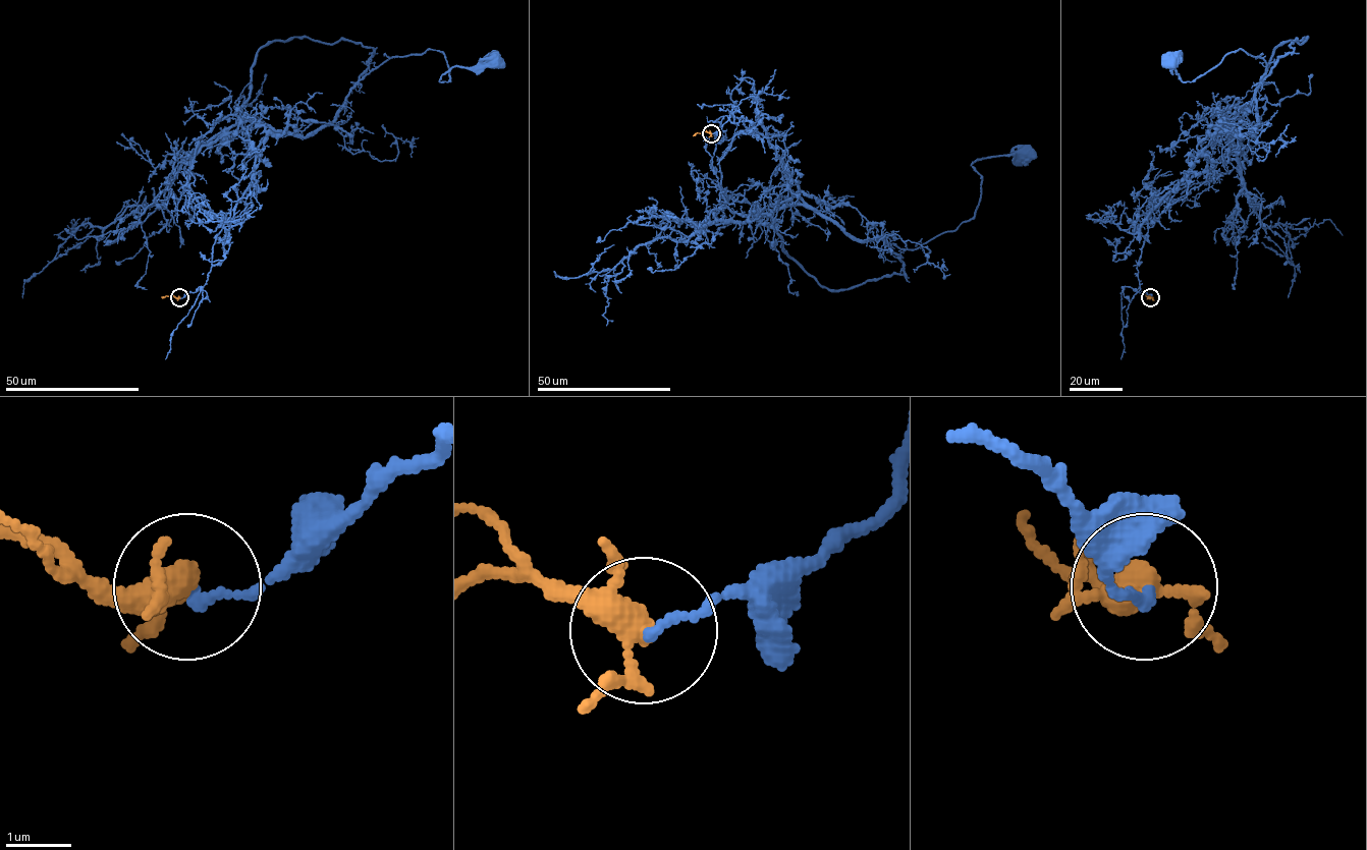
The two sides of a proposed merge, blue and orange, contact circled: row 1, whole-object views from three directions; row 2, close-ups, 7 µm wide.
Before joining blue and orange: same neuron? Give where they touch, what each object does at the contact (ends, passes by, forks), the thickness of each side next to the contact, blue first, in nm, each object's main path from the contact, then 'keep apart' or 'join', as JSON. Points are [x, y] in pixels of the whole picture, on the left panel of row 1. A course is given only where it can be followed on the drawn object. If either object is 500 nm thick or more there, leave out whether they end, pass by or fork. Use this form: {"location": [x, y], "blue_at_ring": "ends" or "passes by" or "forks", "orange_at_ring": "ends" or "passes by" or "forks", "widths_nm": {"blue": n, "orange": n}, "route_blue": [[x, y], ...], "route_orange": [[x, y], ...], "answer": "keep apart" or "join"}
{"location": [179, 297], "blue_at_ring": "ends", "orange_at_ring": "forks", "widths_nm": {"blue": 130, "orange": 300}, "route_blue": [[180, 297], [208, 279], [272, 132], [330, 124], [393, 57], [439, 50], [448, 81], [491, 61]], "route_orange": [[179, 297], [161, 297]], "answer": "keep apart"}

